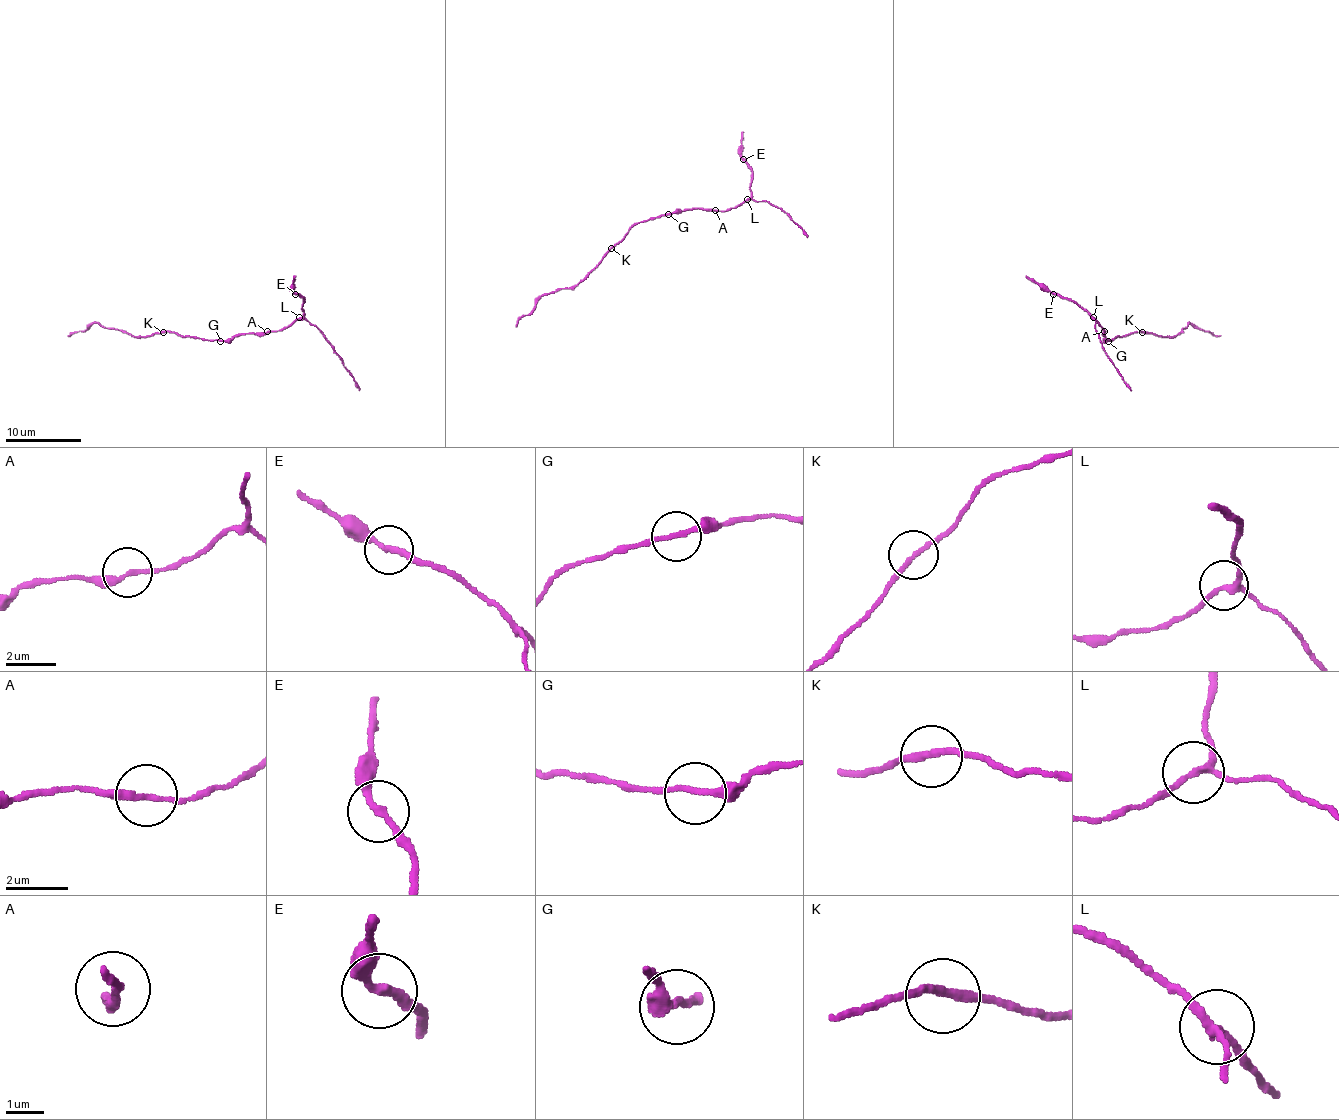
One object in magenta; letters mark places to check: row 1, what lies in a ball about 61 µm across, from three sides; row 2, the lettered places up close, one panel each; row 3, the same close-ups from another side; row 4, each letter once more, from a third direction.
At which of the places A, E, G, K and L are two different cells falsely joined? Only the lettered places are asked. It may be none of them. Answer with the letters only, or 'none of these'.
none of these

